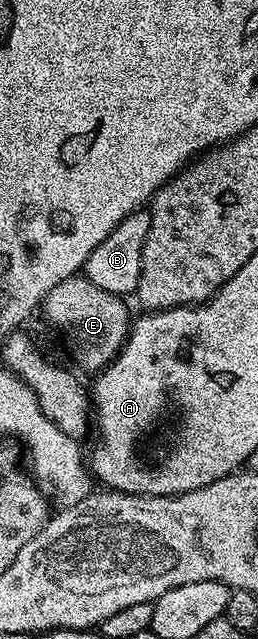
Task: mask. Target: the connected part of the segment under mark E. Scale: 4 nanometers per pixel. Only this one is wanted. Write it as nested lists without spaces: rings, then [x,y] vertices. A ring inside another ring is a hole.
[[[77,274],[58,282],[58,286],[46,294],[42,313],[64,335],[64,344],[73,362],[89,374],[95,374],[101,372],[128,341],[128,303],[125,297],[110,294],[110,290],[101,290],[84,275]]]

